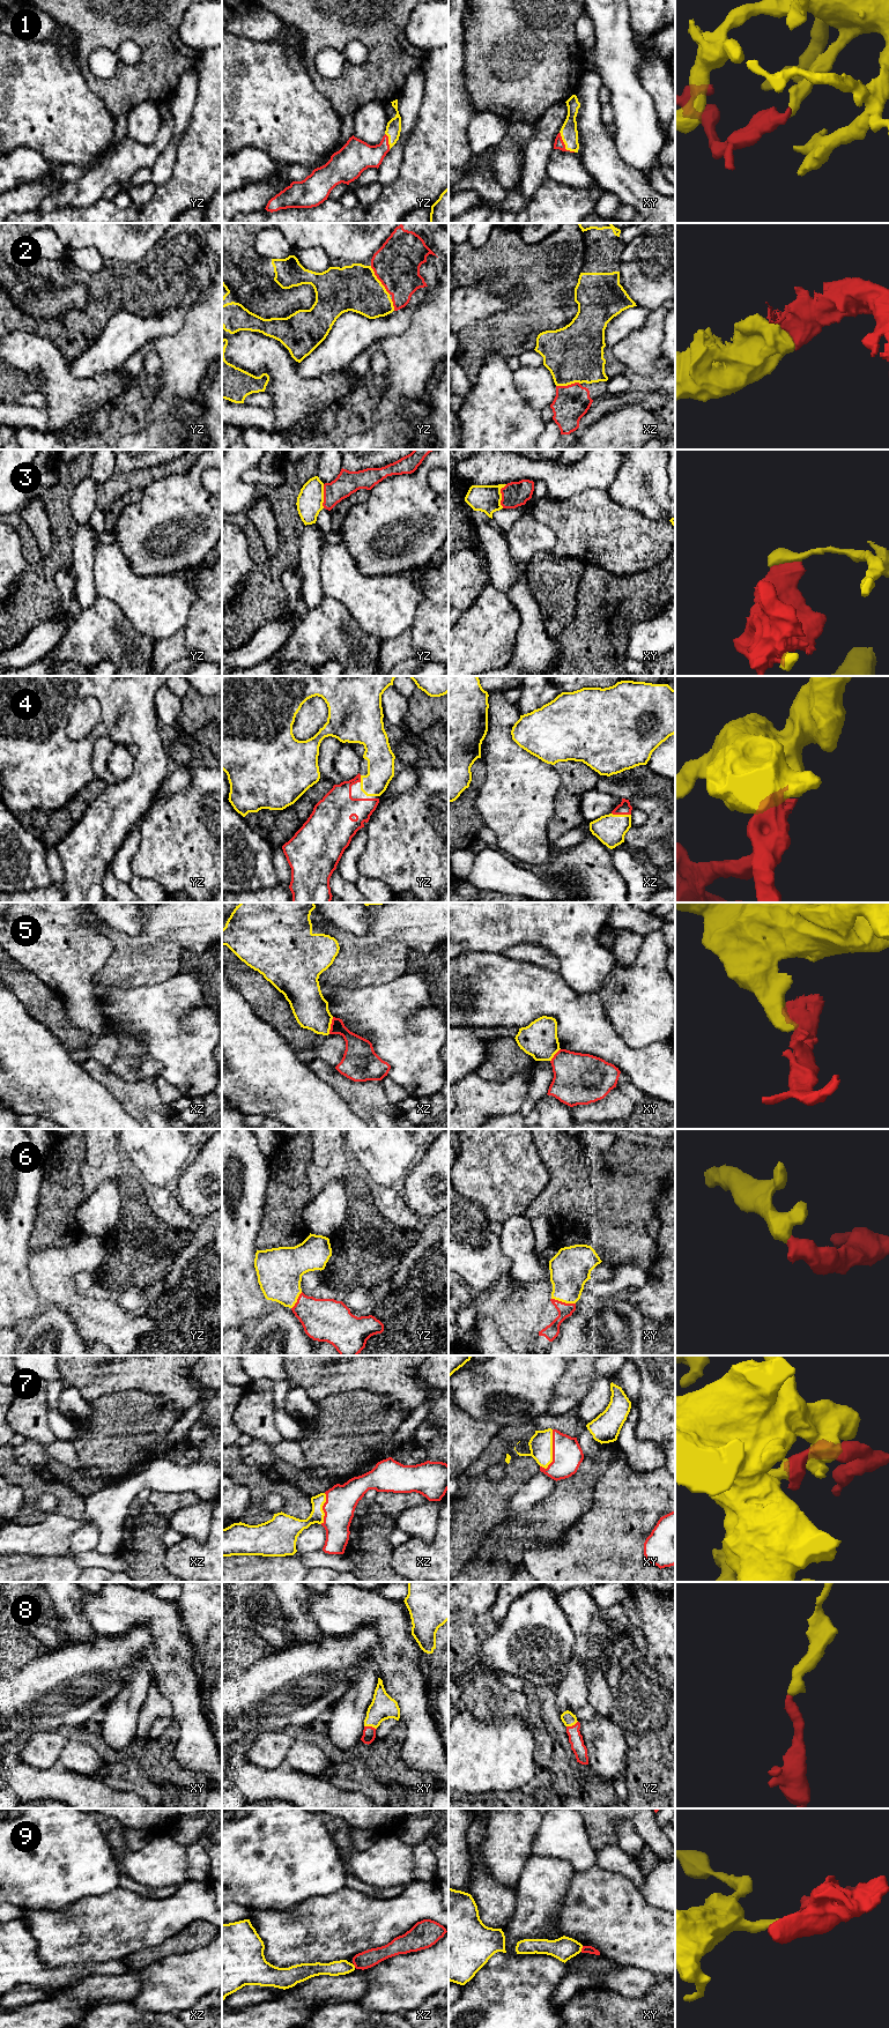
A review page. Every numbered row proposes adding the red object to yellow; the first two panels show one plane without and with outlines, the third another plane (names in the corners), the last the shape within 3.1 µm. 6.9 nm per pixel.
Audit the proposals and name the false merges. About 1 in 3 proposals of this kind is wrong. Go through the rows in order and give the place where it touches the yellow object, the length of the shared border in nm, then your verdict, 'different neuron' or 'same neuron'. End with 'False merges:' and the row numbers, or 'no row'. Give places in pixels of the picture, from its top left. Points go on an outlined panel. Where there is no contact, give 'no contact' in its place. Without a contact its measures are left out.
1: contact xy (564, 143); length 180 nm; same neuron
2: contact yz (378, 280); length 240 nm; same neuron
3: contact xy (501, 496); length 170 nm; different neuron
4: contact xz (621, 815); length 140 nm; same neuron
5: contact xz (330, 1025); length 120 nm; different neuron
6: contact xy (563, 1301); length 170 nm; same neuron
7: contact xy (552, 1449); length 280 nm; same neuron
8: contact xy (370, 1725); length 90 nm; same neuron
9: contact xy (582, 1947); length 40 nm; different neuron
False merges: 3, 5, 9

